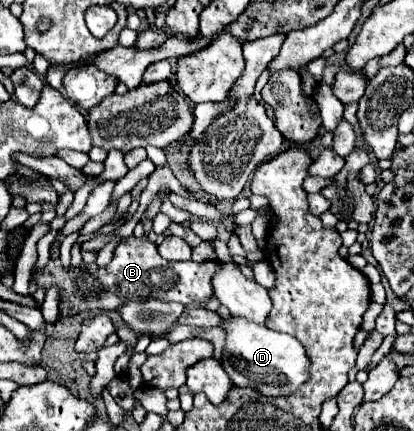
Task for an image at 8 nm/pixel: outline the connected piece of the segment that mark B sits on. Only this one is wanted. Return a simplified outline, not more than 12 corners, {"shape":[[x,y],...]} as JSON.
{"shape":[[148,236],[108,266],[36,268],[60,316],[156,298],[202,306],[218,262],[168,262]]}

